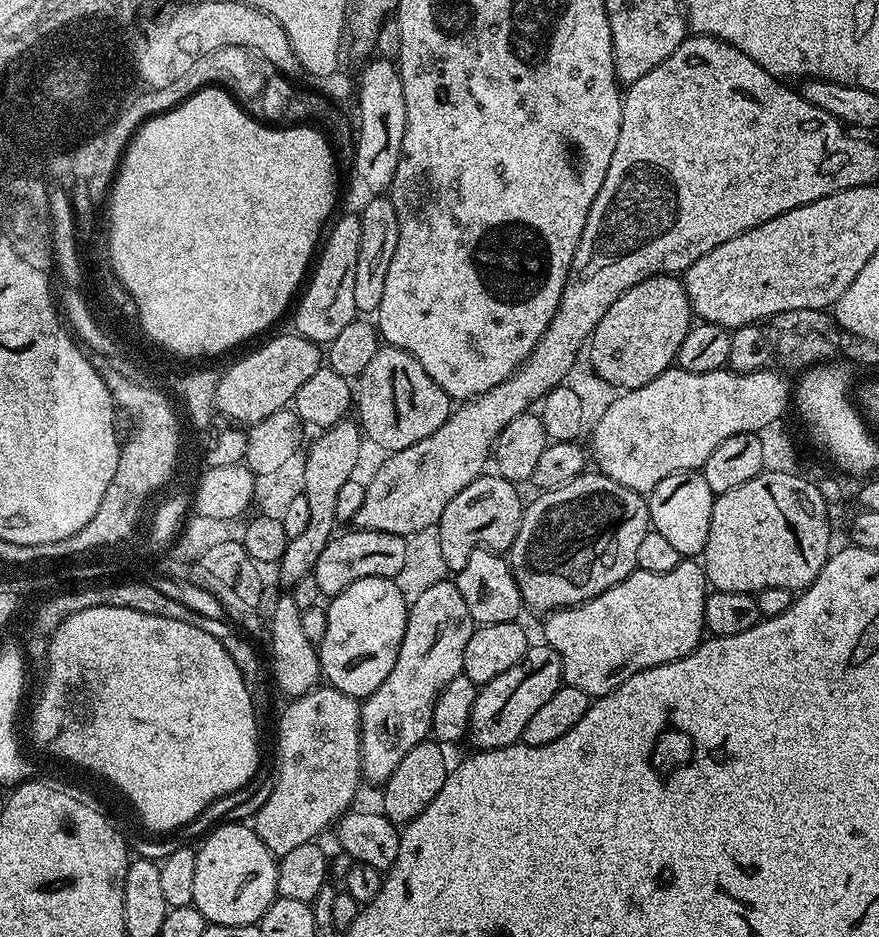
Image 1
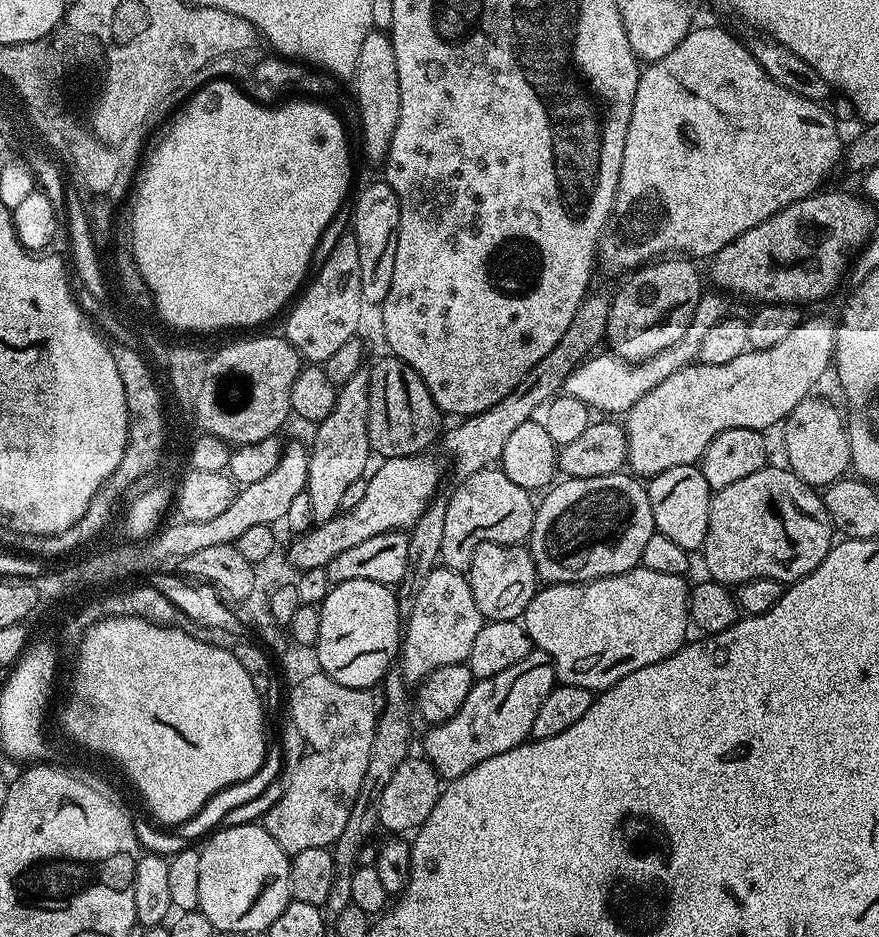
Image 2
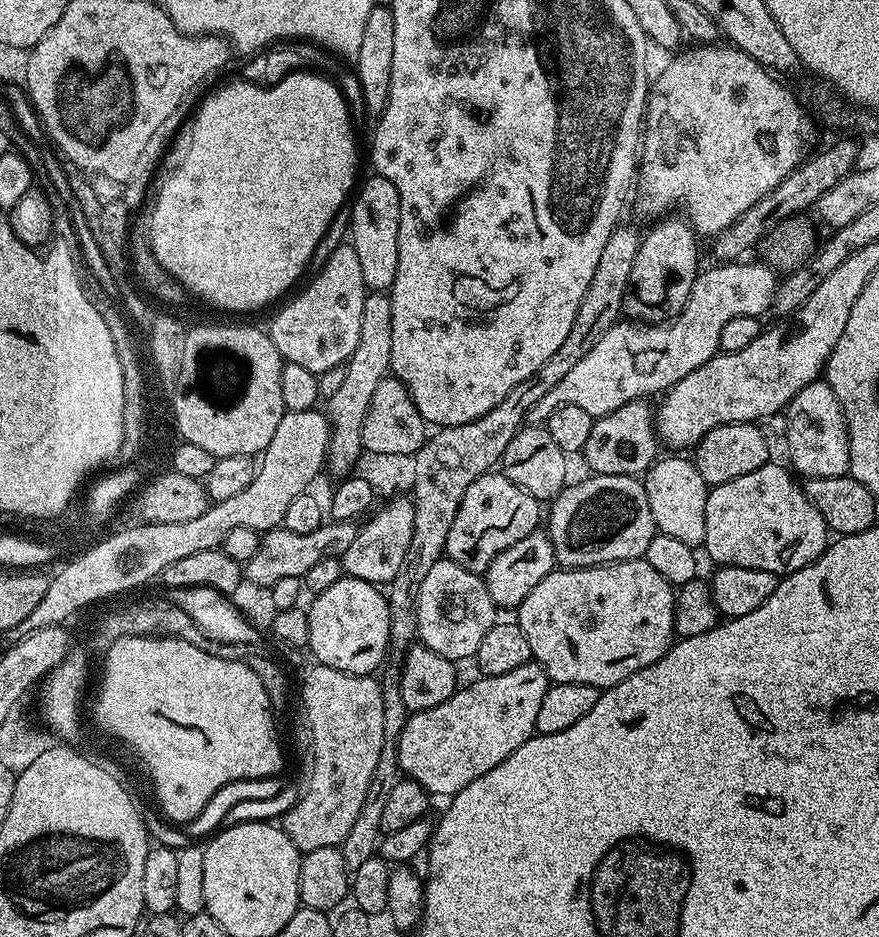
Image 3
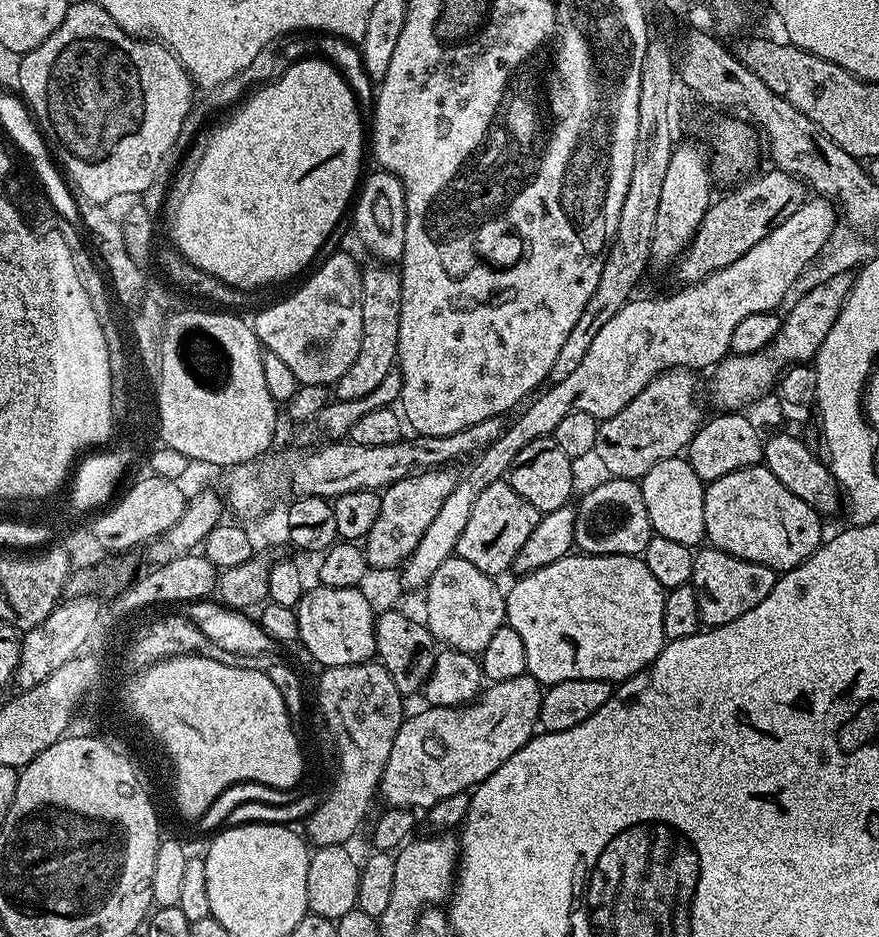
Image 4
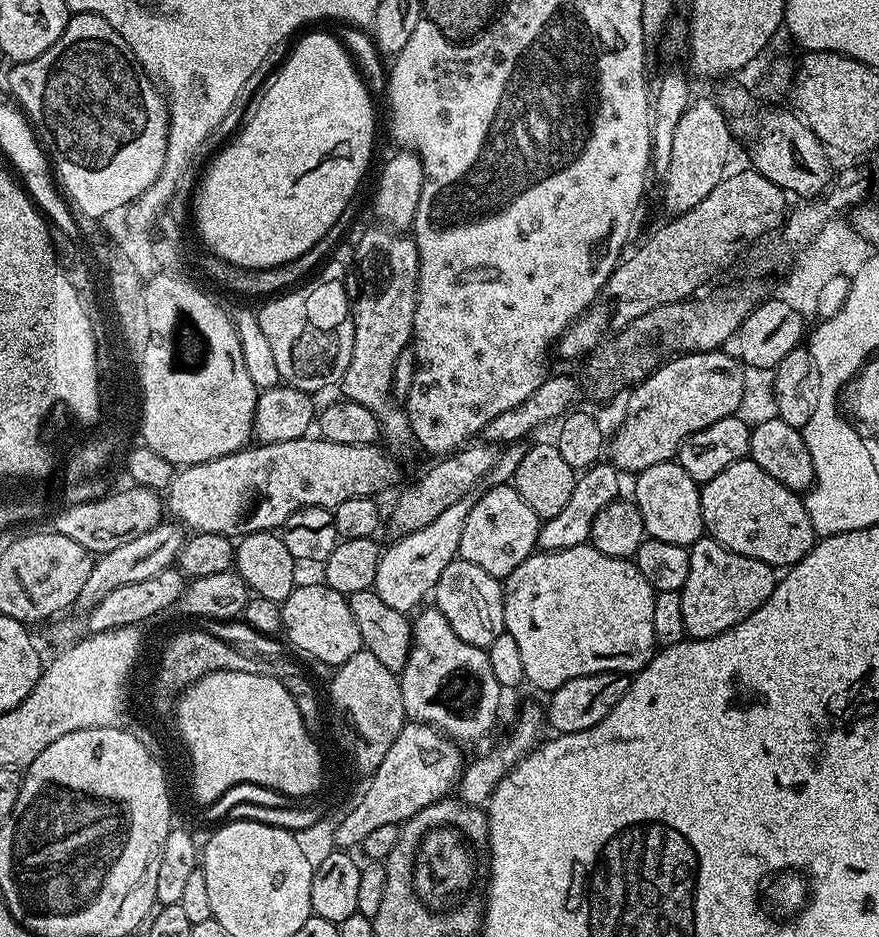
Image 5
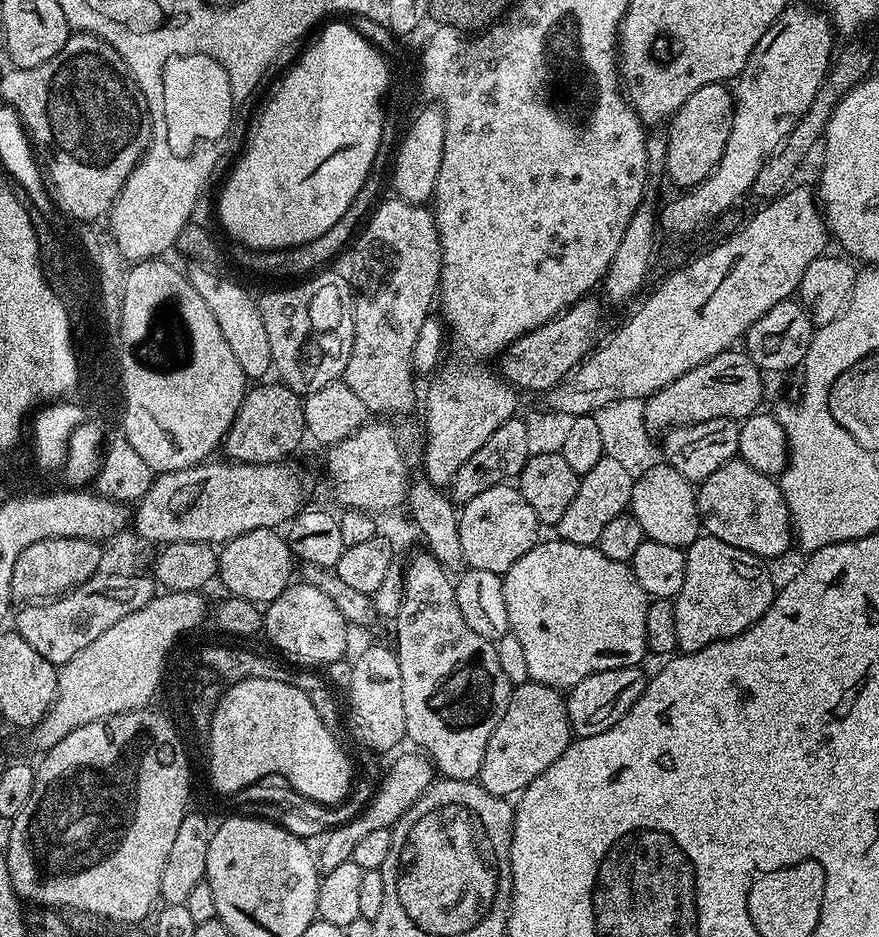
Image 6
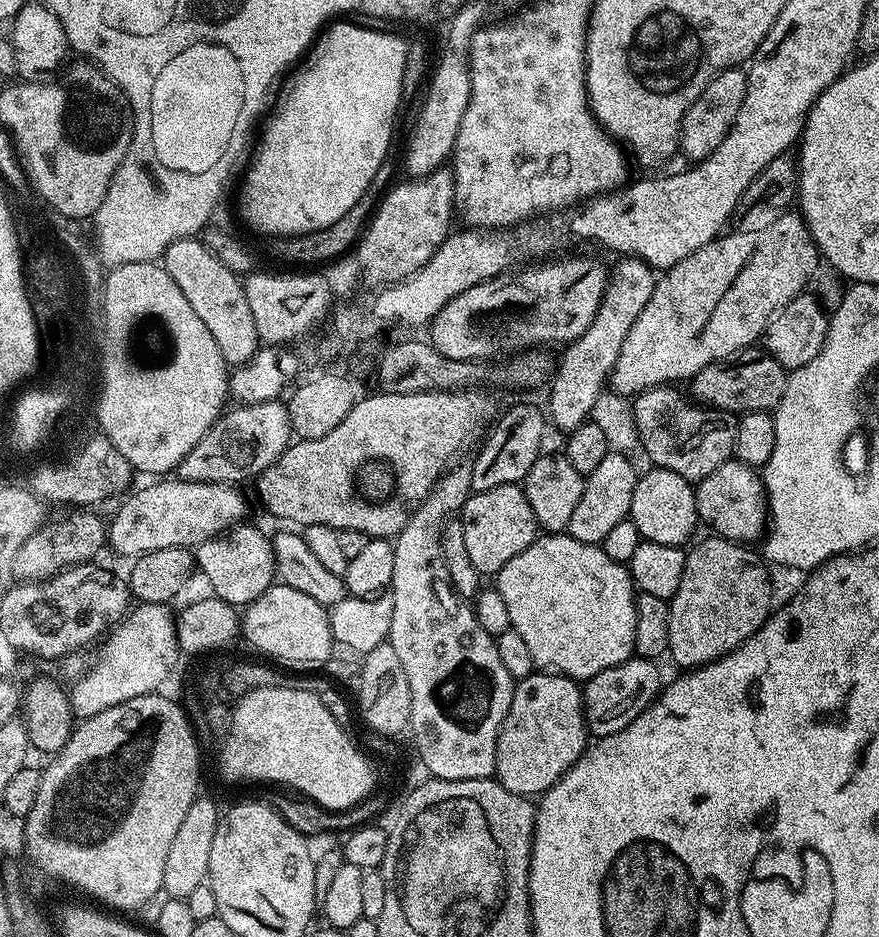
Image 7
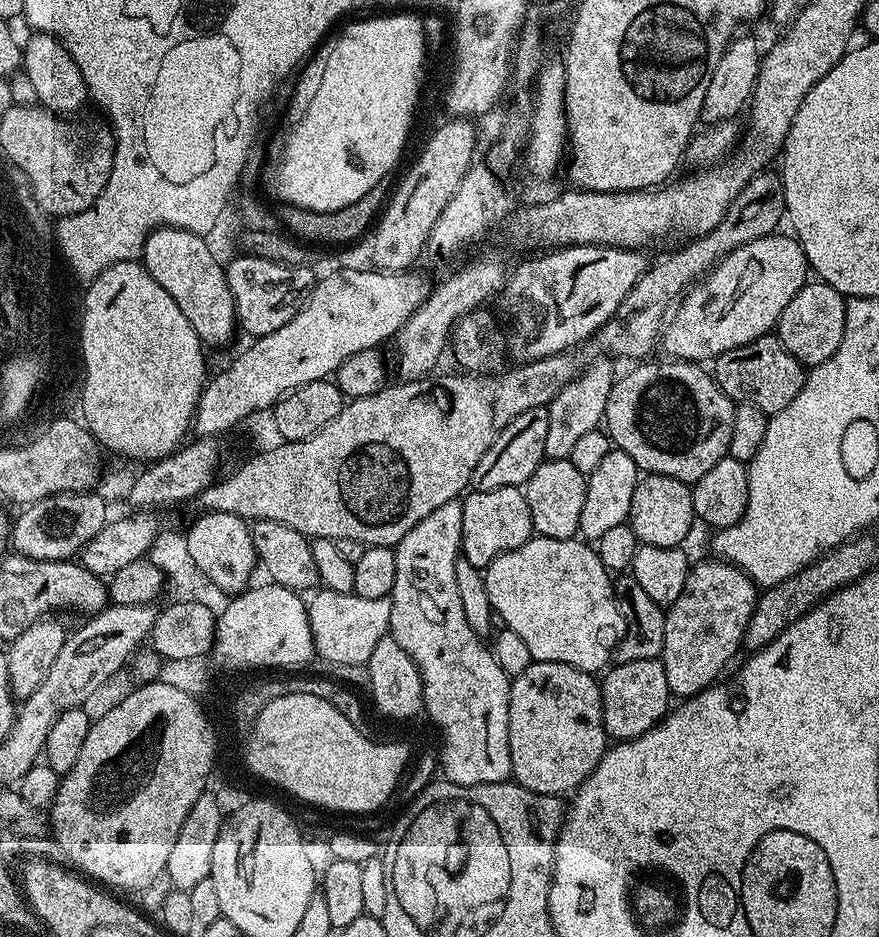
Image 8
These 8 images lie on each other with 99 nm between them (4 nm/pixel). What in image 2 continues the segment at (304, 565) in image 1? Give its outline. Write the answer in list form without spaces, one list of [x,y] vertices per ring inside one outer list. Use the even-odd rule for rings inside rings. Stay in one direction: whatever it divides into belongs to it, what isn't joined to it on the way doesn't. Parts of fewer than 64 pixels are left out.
[[[361,370],[354,374],[354,378],[350,378],[350,382],[339,385],[334,410],[330,410],[330,414],[326,414],[326,418],[315,425],[316,433],[312,436],[308,453],[306,489],[310,494],[310,506],[314,513],[313,525],[330,522],[330,518],[340,515],[342,497],[350,482],[365,479],[369,471],[368,456],[373,455],[368,437],[369,414],[368,372]]]

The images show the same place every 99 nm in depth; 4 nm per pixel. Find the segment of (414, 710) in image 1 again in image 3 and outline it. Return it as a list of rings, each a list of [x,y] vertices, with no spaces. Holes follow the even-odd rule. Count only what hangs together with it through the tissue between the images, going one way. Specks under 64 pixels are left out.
[[[442,558],[430,566],[430,574],[423,579],[418,590],[418,630],[419,643],[425,644],[434,654],[453,662],[461,662],[475,657],[486,630],[497,623],[498,609],[486,590],[483,575],[458,566],[458,562]]]

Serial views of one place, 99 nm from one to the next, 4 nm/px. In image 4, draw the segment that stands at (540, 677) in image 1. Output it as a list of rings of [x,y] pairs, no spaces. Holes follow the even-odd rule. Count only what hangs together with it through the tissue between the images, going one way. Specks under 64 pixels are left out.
[[[525,674],[506,682],[489,683],[470,704],[455,708],[424,706],[421,712],[413,716],[411,713],[398,730],[394,746],[390,746],[390,758],[386,758],[386,770],[380,779],[379,790],[382,800],[384,796],[383,803],[390,808],[426,810],[434,806],[434,802],[450,798],[450,794],[468,792],[475,788],[490,778],[490,774],[494,774],[494,770],[498,770],[498,766],[502,766],[510,754],[514,754],[532,739],[538,728],[543,697],[542,685],[533,676]]]

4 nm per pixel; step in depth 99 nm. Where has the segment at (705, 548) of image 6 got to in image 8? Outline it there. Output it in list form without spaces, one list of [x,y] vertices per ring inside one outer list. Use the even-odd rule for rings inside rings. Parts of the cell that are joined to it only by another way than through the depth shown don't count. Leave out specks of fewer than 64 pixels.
[[[707,558],[701,564],[693,563],[688,570],[686,586],[682,586],[682,594],[672,604],[667,605],[666,642],[662,646],[659,659],[664,663],[668,691],[673,697],[687,698],[697,696],[711,688],[716,676],[732,660],[736,651],[741,651],[746,634],[746,626],[754,614],[758,586],[740,568],[719,558]]]

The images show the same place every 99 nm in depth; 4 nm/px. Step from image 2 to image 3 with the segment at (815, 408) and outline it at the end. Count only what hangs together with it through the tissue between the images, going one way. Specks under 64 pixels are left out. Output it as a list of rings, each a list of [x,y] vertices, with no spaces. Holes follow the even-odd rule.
[[[819,380],[803,387],[788,404],[785,418],[784,448],[786,444],[789,465],[799,477],[832,478],[849,473],[848,429],[844,412],[827,381]]]

